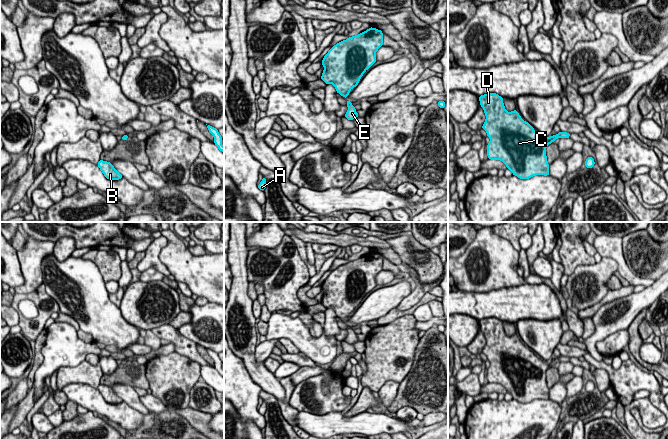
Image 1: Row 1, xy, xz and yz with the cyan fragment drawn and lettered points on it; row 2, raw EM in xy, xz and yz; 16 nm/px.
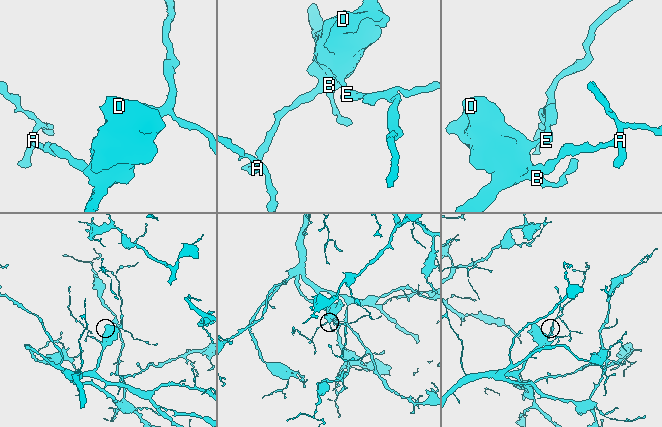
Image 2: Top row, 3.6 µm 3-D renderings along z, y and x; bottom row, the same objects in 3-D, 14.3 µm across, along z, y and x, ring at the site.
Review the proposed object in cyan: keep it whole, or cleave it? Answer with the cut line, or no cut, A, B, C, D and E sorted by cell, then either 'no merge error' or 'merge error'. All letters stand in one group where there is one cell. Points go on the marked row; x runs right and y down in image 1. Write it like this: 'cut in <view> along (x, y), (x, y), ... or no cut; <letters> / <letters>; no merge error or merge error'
no cut; A B C D E; no merge error

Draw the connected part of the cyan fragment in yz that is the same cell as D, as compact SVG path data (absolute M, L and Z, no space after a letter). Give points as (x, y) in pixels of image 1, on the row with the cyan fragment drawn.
M496 93L481 95L479 100L486 115L482 129L490 138L488 159L501 160L520 179L535 175L548 176L546 147L557 138L569 138L570 133L560 131L547 138L525 122L516 109L507 112L503 97Z

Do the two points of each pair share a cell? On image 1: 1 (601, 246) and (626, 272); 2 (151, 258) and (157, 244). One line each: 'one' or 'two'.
1: one
2: one

